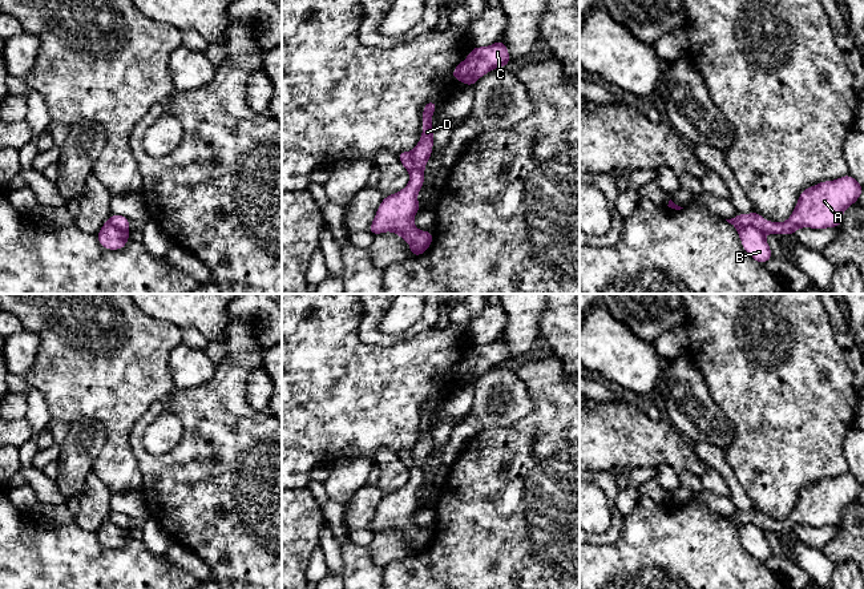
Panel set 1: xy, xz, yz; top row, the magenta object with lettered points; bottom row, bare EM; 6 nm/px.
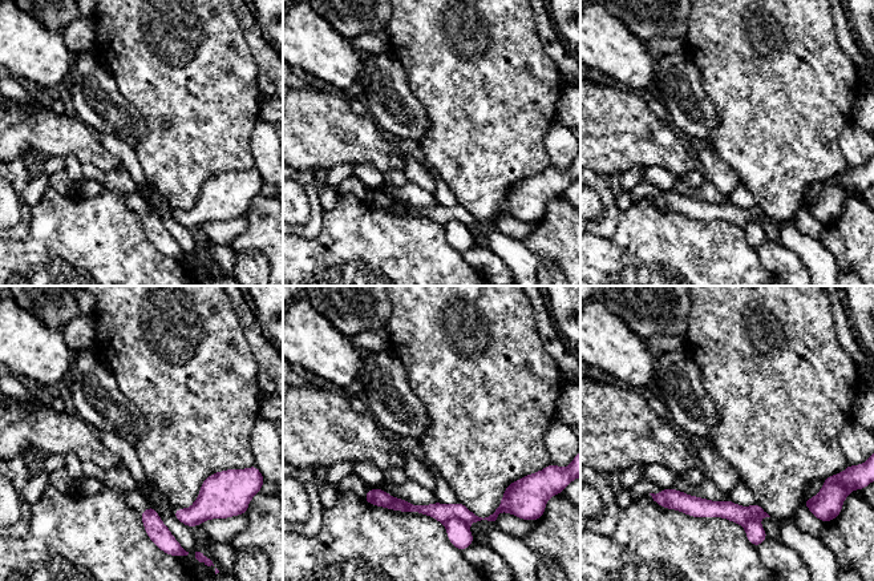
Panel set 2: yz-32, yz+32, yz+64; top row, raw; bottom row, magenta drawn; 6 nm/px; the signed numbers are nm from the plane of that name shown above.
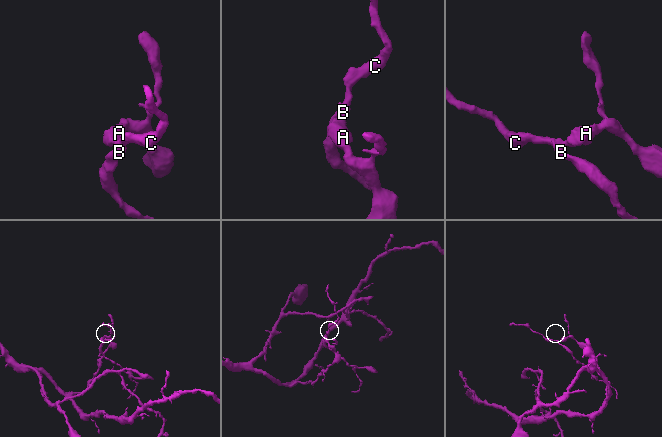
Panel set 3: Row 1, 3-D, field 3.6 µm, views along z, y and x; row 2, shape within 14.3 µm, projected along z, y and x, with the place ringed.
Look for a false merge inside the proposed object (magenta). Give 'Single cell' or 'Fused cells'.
Fused cells

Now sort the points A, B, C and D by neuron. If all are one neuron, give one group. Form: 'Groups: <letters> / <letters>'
Groups: A C D / B

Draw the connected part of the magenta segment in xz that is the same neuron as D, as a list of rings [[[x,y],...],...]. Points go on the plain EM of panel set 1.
[[[429,399],[423,406],[423,432],[411,449],[415,467],[409,469],[409,481],[395,492],[383,496],[378,505],[370,530],[374,533],[384,529],[393,529],[411,544],[411,553],[421,553],[431,544],[432,529],[421,529],[415,525],[413,515],[420,508],[417,489],[424,484],[424,465],[432,453],[433,425],[432,412],[437,399]]]

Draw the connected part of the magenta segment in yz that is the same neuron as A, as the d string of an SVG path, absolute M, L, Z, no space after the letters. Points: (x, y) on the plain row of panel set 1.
M849 472L823 479L800 491L791 515L782 521L766 519L758 509L726 517L734 525L754 524L762 530L792 533L799 525L840 525L843 511L857 500L864 485Z

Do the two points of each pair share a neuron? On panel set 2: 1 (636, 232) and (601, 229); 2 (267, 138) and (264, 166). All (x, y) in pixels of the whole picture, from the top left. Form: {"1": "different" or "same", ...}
{"1": "different", "2": "same"}

